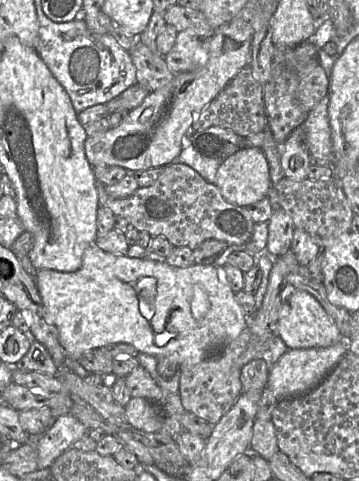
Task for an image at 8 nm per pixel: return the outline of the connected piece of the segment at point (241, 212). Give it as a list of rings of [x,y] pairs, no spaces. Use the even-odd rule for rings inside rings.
[[[174,162],[166,166],[149,187],[139,187],[131,196],[113,198],[97,180],[99,206],[110,209],[114,216],[121,216],[139,232],[146,231],[151,237],[164,236],[175,248],[188,247],[191,250],[208,240],[219,240],[228,245],[244,245],[252,237],[254,222],[245,207],[237,206],[225,200],[215,184],[206,181],[194,169],[183,163]]]

